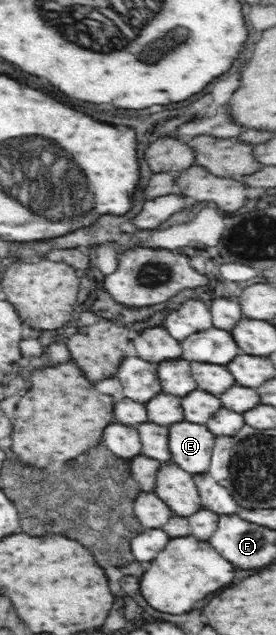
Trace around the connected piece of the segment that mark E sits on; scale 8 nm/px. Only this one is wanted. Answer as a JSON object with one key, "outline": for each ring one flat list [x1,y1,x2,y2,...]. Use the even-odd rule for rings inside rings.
{"outline":[[182,420,169,427,171,463,191,475,208,470,216,436,206,425]]}

